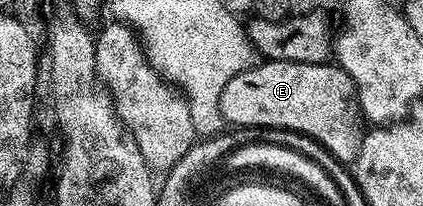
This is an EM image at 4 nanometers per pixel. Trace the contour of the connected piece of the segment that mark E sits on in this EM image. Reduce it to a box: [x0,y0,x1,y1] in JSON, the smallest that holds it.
[220,62,366,165]

